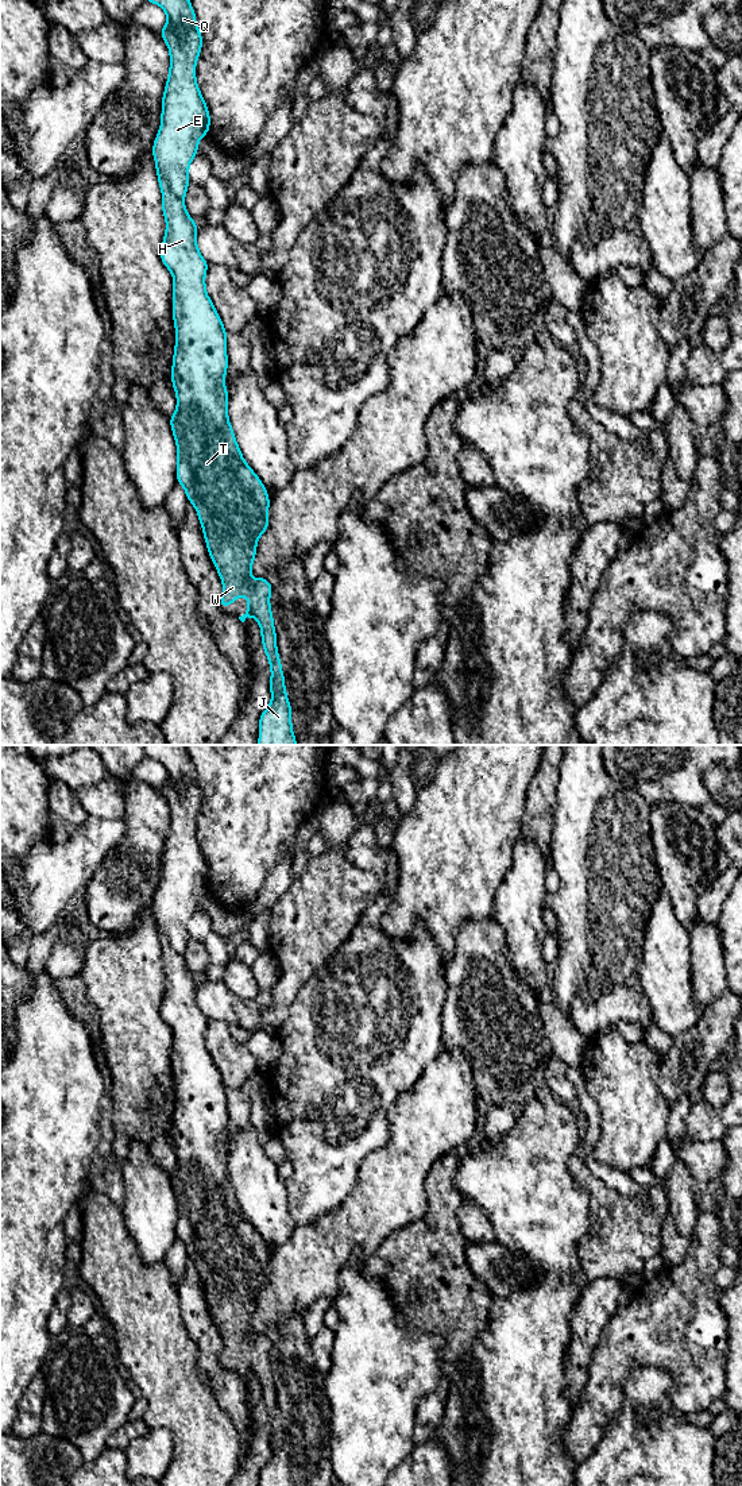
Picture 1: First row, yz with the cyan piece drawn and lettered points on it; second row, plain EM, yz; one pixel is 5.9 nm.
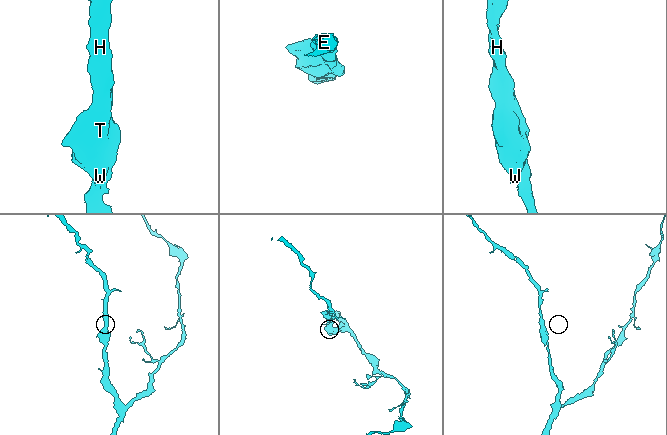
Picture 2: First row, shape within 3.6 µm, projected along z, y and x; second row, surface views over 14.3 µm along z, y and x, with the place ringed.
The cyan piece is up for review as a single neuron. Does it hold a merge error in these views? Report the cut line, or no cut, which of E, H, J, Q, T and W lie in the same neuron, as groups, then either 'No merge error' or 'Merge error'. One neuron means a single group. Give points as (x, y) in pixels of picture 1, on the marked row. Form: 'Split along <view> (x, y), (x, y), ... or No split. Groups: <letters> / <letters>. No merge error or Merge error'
No split. Groups: E H J Q T W. No merge error

